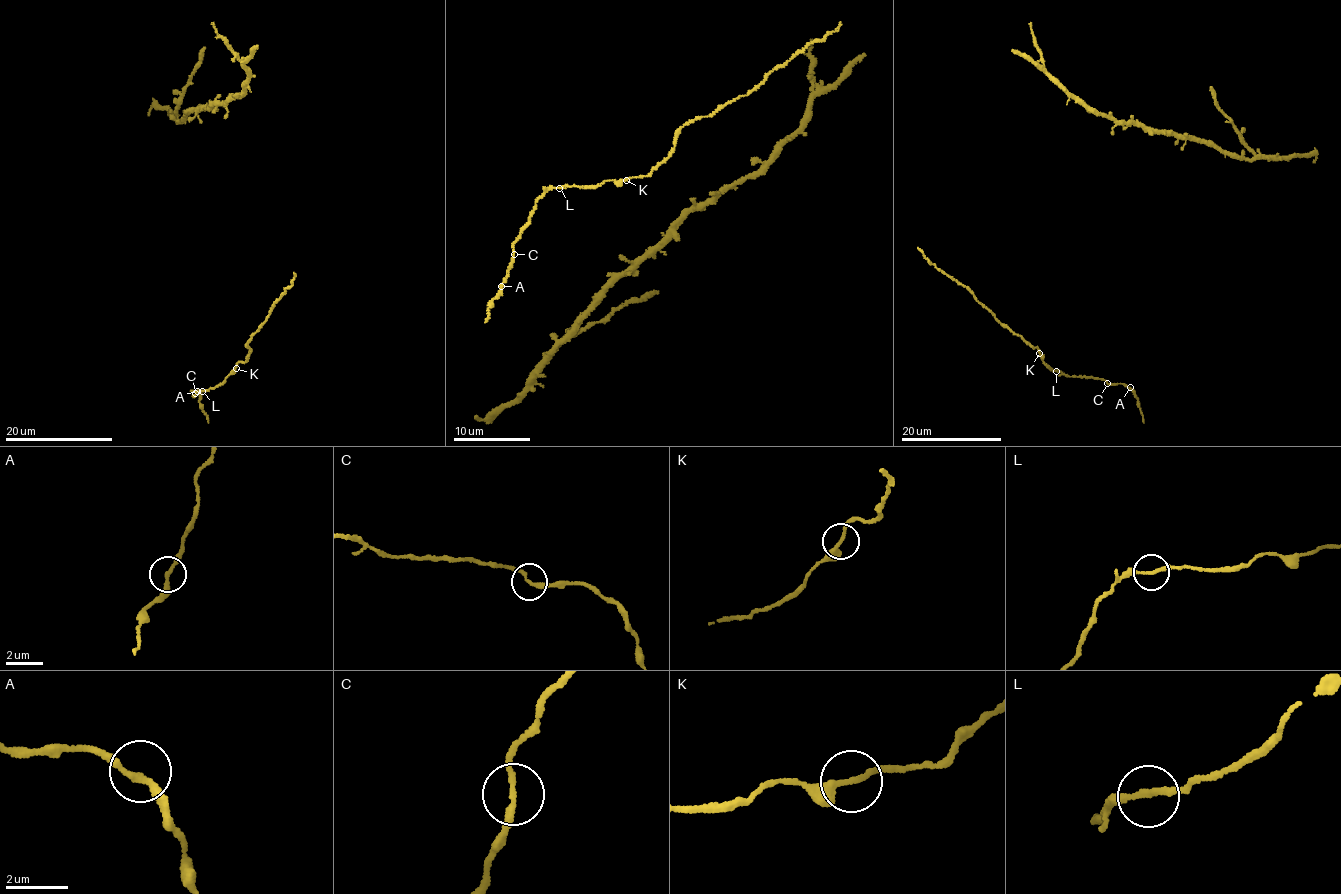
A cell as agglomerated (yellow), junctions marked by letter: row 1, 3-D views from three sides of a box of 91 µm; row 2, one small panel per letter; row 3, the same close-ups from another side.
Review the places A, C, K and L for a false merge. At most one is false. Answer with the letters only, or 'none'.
K

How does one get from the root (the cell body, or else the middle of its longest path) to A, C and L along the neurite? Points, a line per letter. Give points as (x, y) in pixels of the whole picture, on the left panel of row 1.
A: (294, 274), (246, 344), (252, 349), (245, 361), (221, 383), (193, 396), (192, 390), (197, 391)
C: (294, 274), (246, 344), (252, 349), (245, 361), (221, 383), (195, 393)
L: (294, 274), (291, 285), (246, 344), (252, 349), (245, 361), (240, 361), (221, 383), (202, 391)

